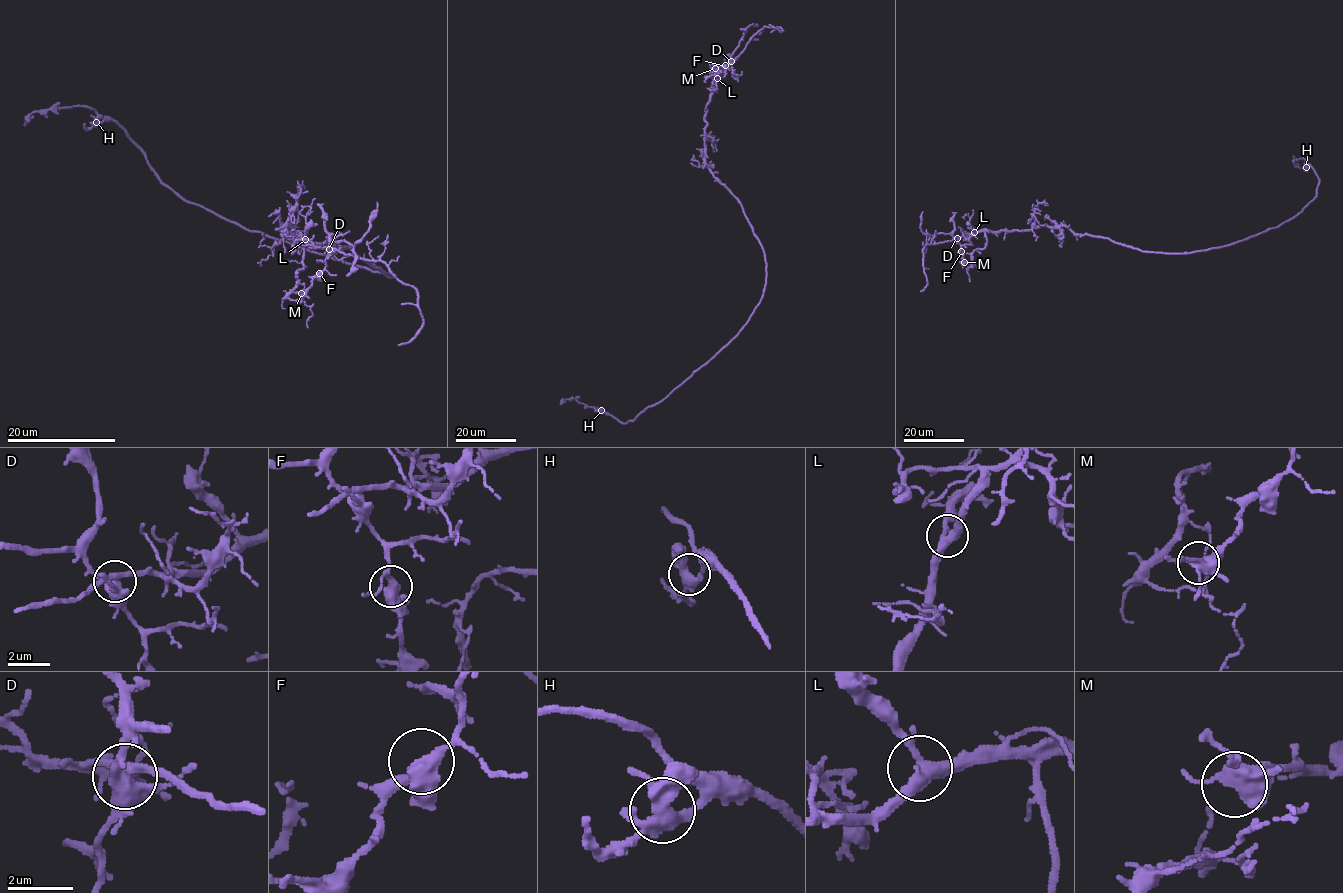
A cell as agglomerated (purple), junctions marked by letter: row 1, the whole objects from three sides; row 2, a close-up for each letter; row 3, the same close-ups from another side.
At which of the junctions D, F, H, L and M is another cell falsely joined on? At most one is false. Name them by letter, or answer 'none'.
D

